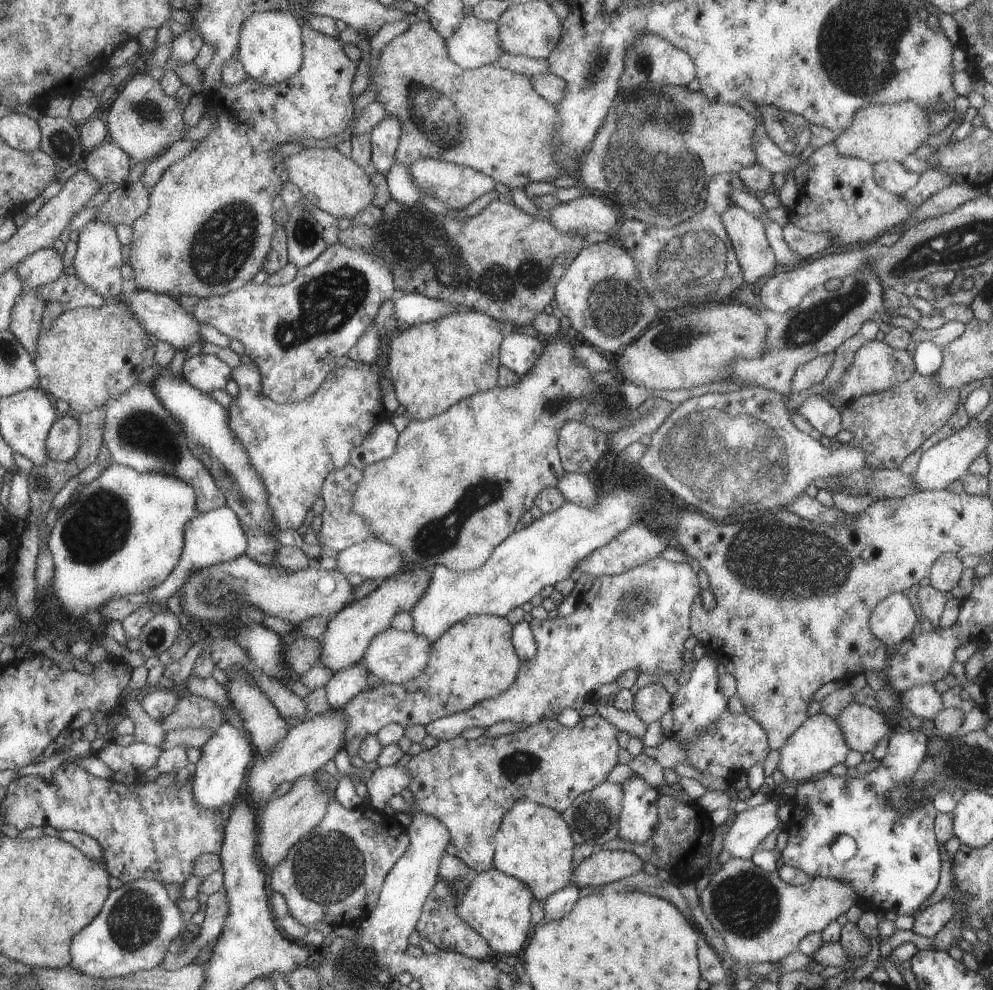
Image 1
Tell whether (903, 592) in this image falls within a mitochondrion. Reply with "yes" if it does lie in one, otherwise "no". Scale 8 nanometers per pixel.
no

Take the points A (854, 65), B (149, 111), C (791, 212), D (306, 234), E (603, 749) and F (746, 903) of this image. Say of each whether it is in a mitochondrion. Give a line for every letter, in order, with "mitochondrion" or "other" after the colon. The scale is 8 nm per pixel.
A: mitochondrion
B: mitochondrion
C: other
D: mitochondrion
E: other
F: mitochondrion

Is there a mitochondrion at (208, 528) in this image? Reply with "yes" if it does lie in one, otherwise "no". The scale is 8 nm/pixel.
no

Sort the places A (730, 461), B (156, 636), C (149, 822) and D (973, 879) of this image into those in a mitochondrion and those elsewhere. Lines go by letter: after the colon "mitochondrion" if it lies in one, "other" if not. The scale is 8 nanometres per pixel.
A: mitochondrion
B: mitochondrion
C: other
D: mitochondrion

